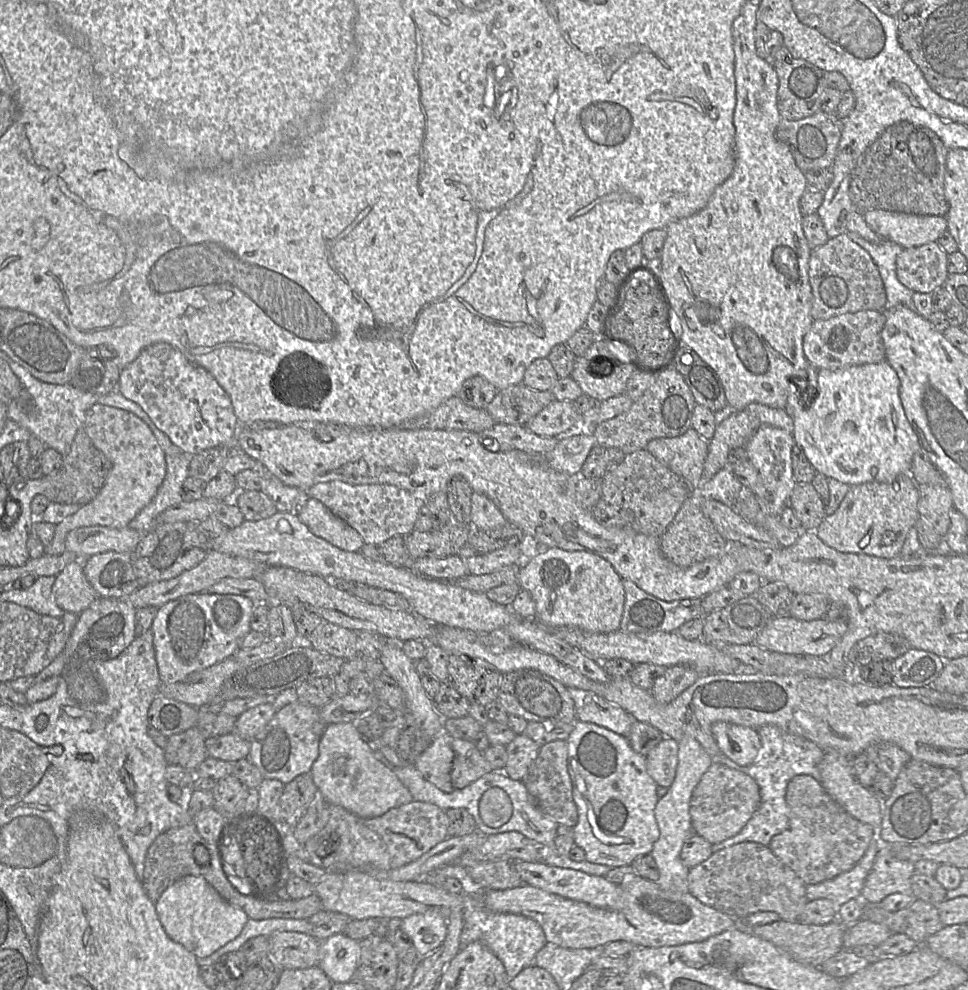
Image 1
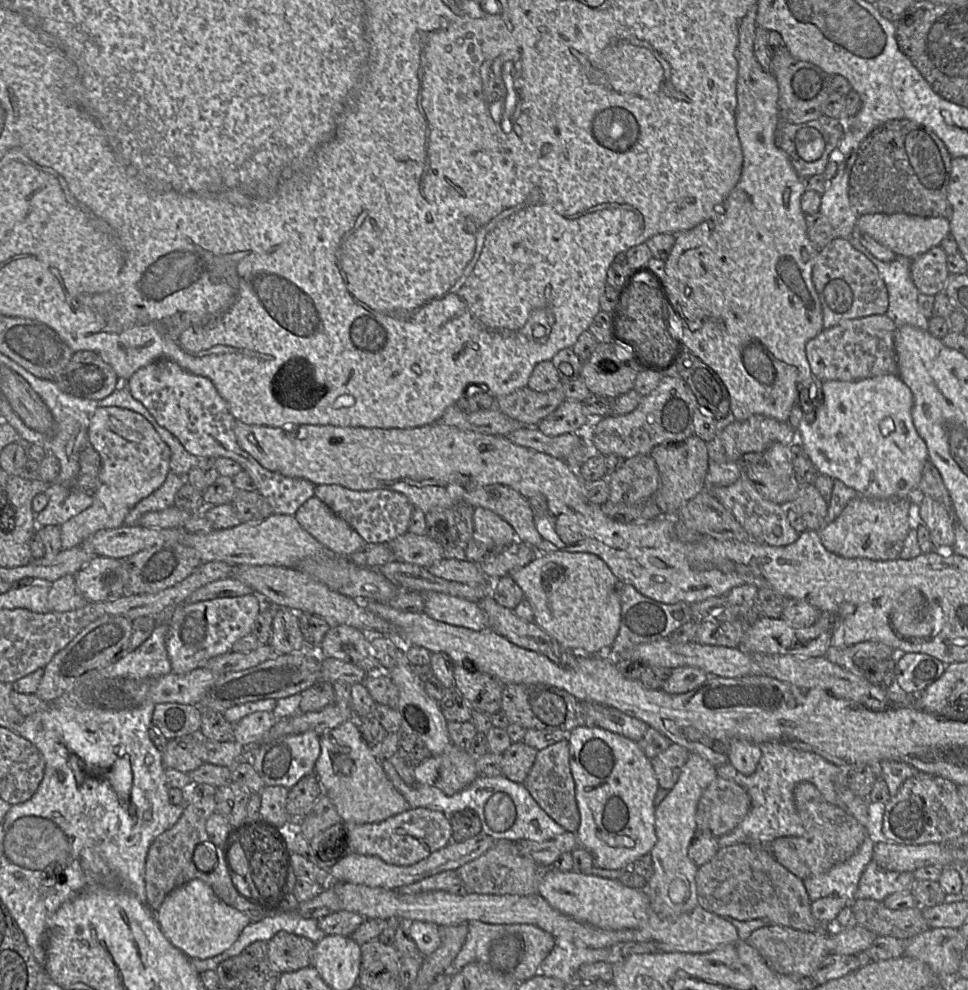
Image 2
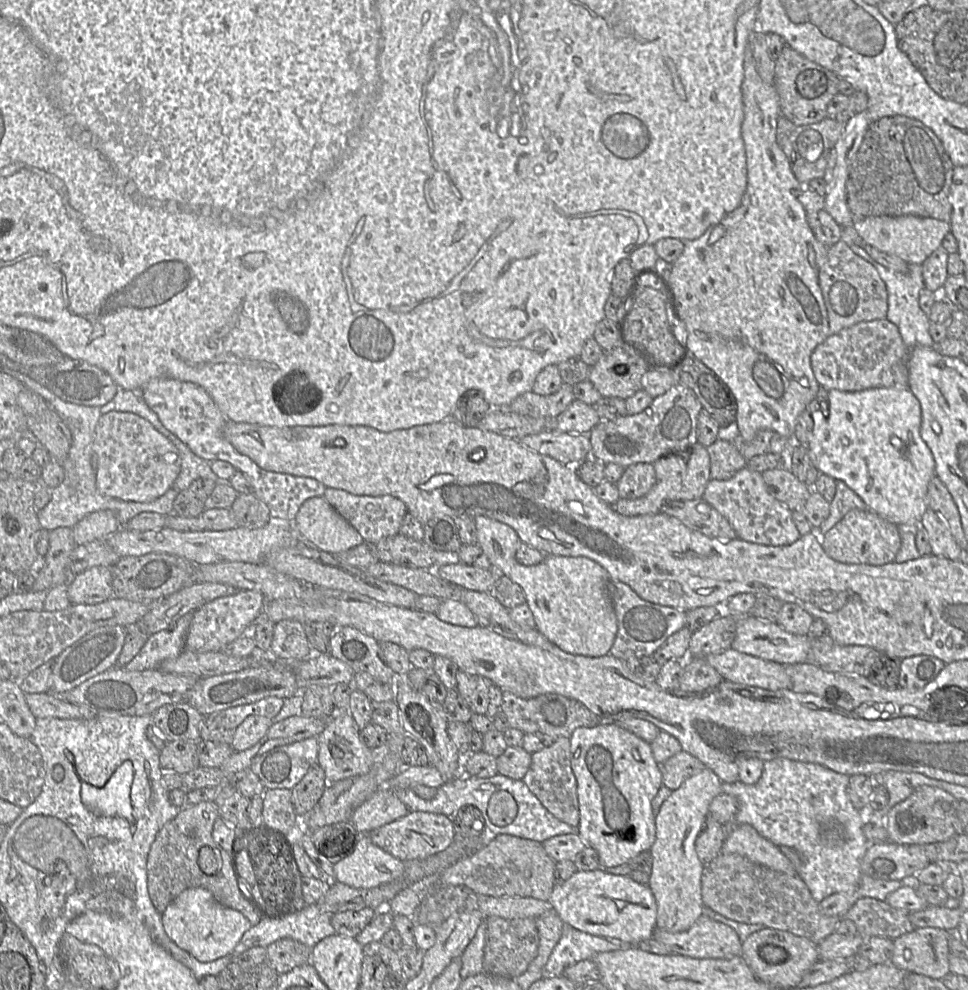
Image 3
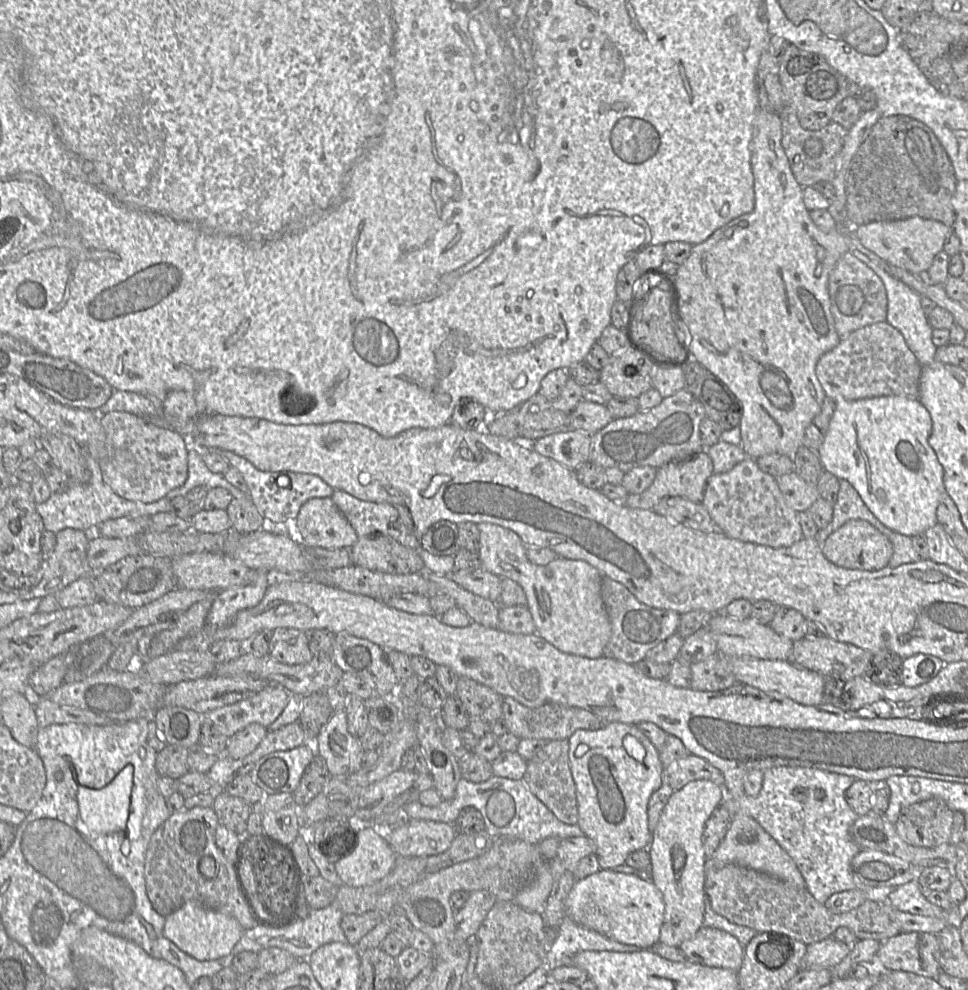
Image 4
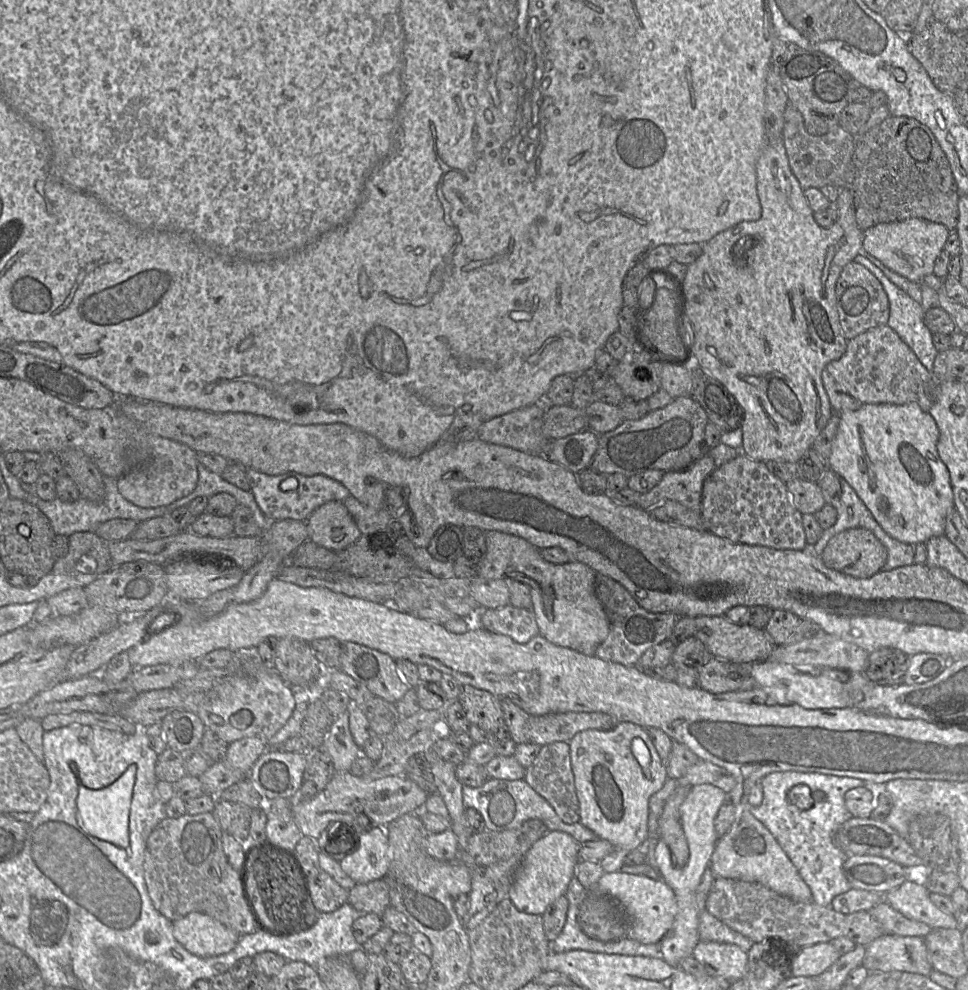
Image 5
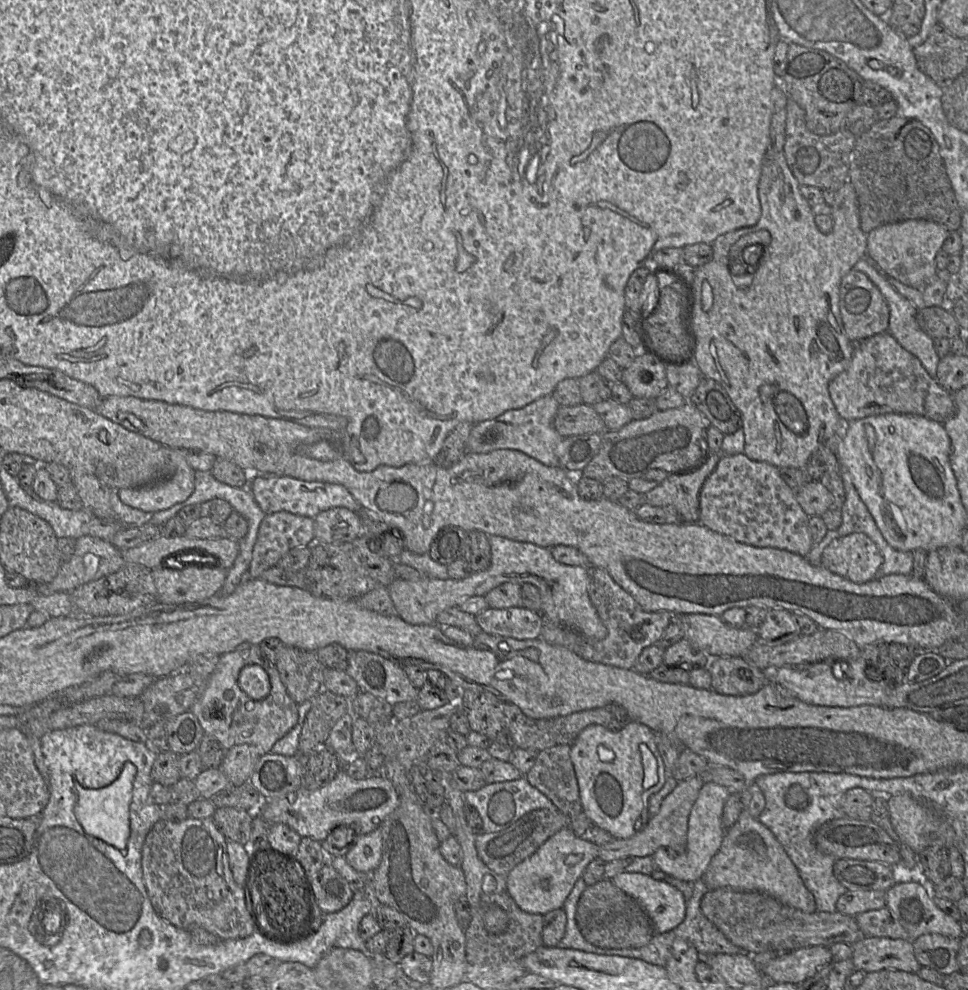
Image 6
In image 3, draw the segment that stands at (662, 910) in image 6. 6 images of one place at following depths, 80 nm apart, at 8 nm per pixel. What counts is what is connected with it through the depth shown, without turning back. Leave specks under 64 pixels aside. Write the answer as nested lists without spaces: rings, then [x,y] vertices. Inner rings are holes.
[[[600,869],[576,871],[568,880],[554,885],[548,902],[564,923],[592,935],[619,939],[625,944],[636,946],[651,939],[656,929],[657,904],[651,889],[626,875],[614,875]]]

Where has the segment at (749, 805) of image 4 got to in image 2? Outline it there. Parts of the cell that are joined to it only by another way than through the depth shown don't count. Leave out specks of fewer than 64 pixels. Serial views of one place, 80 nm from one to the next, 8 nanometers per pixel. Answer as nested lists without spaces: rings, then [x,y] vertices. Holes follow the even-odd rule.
[[[766,741],[758,745],[761,749],[761,758],[751,775],[740,773],[729,761],[716,766],[718,776],[739,784],[751,799],[750,810],[741,823],[731,832],[718,837],[720,848],[739,843],[768,846],[778,837],[802,835],[804,829],[793,795],[795,786],[801,781],[811,782],[826,801],[844,809],[844,804],[839,800],[835,790],[835,776],[840,772],[839,766],[816,753],[797,750],[782,742]],[[867,835],[859,849],[846,861],[829,870],[803,880],[807,894],[813,902],[817,899],[832,896],[846,902],[856,900],[856,890],[860,877],[872,860],[875,843]]]

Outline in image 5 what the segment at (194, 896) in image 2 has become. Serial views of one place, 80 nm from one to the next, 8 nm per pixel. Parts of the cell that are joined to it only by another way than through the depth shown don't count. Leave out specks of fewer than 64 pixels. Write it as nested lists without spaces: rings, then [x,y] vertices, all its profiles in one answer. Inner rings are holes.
[[[192,912],[172,922],[174,938],[191,954],[207,958],[231,951],[240,936],[211,918]]]

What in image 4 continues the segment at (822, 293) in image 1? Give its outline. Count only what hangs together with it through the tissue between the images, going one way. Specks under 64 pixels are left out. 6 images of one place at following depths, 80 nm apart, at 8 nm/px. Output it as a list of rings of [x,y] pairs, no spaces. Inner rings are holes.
[[[850,251],[840,257],[831,271],[828,291],[834,326],[841,339],[857,329],[886,320],[887,293],[882,280]]]

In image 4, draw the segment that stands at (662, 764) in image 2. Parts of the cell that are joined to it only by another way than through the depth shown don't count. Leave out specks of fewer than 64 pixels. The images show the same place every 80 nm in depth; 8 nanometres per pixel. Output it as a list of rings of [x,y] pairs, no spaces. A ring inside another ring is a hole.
[[[689,754],[673,761],[664,769],[664,781],[674,791],[682,789],[687,783],[695,780],[709,780],[723,787],[722,772],[702,757]]]

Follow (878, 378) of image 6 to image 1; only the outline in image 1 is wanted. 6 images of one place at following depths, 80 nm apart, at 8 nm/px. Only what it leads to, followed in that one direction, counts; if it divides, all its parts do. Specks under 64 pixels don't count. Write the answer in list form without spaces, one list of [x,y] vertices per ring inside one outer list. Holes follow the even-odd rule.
[[[867,310],[813,321],[803,339],[803,351],[807,362],[818,369],[839,370],[885,361],[885,346],[881,337],[885,320],[884,312]]]

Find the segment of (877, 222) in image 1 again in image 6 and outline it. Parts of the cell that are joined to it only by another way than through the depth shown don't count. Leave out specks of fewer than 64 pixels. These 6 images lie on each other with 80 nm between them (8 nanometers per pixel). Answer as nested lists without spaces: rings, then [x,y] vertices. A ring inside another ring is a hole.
[[[906,220],[880,226],[867,234],[867,255],[901,283],[922,289],[936,278],[935,258],[949,231],[931,220]]]

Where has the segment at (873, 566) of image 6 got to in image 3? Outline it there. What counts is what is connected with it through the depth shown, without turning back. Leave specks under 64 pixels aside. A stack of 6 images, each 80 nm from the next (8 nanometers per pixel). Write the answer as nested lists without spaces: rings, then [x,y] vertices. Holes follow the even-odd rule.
[[[850,510],[820,536],[821,546],[833,560],[844,564],[881,566],[892,563],[901,546],[900,527],[870,510]]]

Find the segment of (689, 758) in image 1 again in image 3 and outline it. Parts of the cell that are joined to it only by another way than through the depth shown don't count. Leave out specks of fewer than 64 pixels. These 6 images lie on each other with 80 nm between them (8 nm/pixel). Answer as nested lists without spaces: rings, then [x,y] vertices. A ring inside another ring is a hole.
[[[705,767],[699,773],[686,779],[679,788],[673,790],[655,815],[656,839],[649,852],[653,857],[648,886],[657,904],[656,928],[672,933],[688,930],[703,914],[701,877],[704,864],[695,851],[695,841],[709,814],[711,801],[722,791],[723,781],[716,773]]]

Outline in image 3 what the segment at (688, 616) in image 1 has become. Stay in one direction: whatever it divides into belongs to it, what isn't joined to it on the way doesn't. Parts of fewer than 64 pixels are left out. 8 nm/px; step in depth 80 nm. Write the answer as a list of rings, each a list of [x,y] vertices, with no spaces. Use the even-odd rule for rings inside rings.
[[[611,580],[608,590],[617,618],[617,634],[609,651],[615,658],[625,661],[632,657],[652,656],[670,635],[686,625],[686,612],[643,600],[621,581]]]

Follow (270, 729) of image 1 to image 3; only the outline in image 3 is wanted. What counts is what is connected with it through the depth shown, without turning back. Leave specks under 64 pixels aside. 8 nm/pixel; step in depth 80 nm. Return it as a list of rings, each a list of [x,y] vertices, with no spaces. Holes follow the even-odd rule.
[[[311,737],[289,745],[278,746],[256,758],[250,769],[258,776],[265,789],[293,789],[308,772],[309,768],[317,763],[318,739]]]

